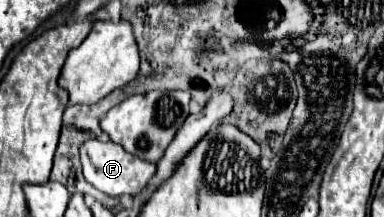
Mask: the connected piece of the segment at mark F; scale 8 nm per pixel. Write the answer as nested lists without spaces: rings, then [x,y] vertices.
[[[96,137],[82,143],[80,161],[82,161],[82,171],[84,171],[86,181],[92,183],[96,189],[104,191],[106,195],[112,195],[112,197],[118,197],[122,193],[136,195],[138,191],[142,191],[148,185],[148,181],[156,173],[154,163],[140,159],[136,155],[130,155],[128,151],[124,151],[122,145],[116,145],[112,141],[100,141]]]

